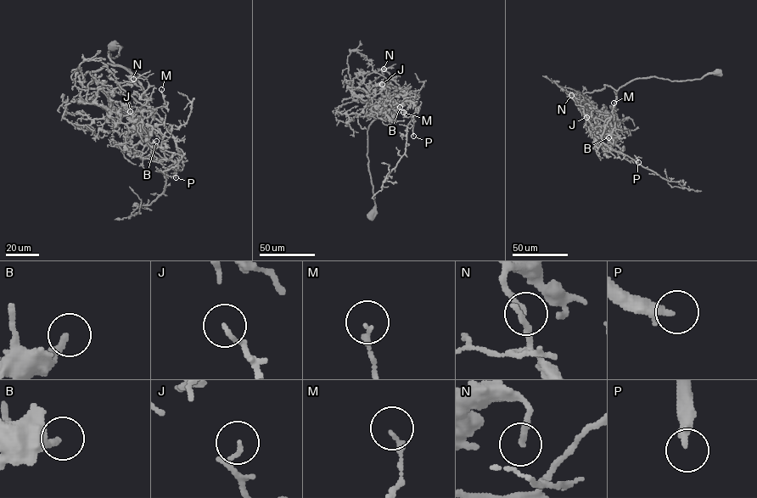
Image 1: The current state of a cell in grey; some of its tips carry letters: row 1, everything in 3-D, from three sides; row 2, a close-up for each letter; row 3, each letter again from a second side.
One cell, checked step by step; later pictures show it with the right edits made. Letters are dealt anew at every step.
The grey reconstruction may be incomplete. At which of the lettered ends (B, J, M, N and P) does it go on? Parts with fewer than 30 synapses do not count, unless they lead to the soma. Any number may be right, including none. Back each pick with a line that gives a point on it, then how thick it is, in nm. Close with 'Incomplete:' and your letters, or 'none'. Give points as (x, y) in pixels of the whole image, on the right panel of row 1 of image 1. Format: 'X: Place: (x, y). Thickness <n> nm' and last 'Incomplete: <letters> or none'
P: Place: (638, 162). Thickness 320 nm
Incomplete: P

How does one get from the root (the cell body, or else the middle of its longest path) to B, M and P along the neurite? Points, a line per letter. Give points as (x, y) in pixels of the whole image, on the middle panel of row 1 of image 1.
B: (370, 215), (375, 202), (368, 166), (367, 129), (374, 120), (397, 111), (392, 106), (393, 102), (400, 107)
M: (370, 215), (375, 202), (368, 166), (367, 129), (383, 114), (406, 109), (403, 112)
P: (370, 215), (375, 202), (367, 155), (369, 125), (413, 100), (413, 136)

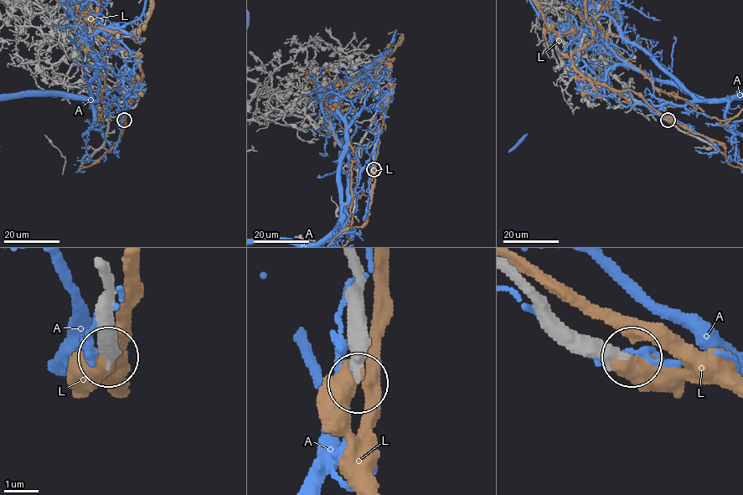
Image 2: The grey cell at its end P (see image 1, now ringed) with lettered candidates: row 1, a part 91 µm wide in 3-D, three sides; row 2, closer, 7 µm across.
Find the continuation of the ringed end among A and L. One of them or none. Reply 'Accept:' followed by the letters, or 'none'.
Accept: none

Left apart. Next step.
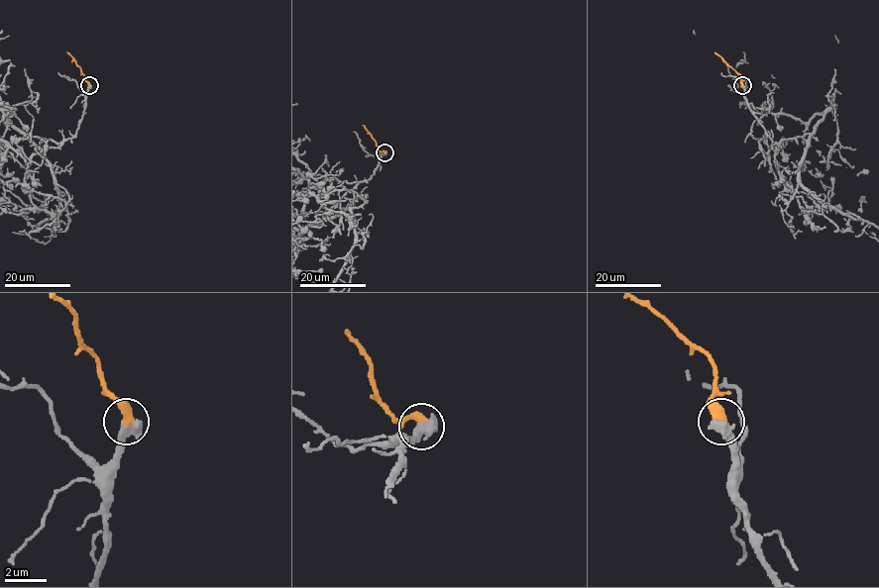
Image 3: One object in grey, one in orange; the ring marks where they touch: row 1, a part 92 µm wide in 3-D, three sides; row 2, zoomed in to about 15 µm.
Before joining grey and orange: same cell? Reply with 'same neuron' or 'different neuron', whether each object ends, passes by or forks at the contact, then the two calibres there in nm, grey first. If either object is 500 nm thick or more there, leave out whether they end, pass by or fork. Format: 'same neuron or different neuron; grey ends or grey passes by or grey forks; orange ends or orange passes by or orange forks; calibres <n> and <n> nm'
same neuron; calibres 600 and 550 nm

